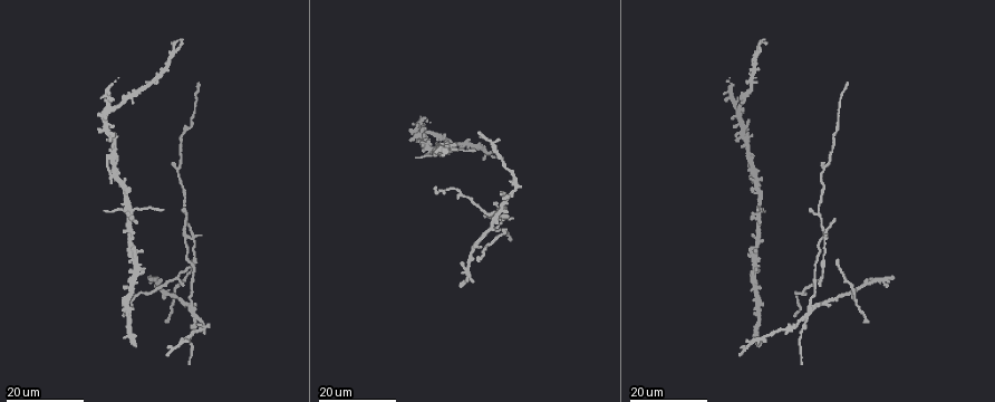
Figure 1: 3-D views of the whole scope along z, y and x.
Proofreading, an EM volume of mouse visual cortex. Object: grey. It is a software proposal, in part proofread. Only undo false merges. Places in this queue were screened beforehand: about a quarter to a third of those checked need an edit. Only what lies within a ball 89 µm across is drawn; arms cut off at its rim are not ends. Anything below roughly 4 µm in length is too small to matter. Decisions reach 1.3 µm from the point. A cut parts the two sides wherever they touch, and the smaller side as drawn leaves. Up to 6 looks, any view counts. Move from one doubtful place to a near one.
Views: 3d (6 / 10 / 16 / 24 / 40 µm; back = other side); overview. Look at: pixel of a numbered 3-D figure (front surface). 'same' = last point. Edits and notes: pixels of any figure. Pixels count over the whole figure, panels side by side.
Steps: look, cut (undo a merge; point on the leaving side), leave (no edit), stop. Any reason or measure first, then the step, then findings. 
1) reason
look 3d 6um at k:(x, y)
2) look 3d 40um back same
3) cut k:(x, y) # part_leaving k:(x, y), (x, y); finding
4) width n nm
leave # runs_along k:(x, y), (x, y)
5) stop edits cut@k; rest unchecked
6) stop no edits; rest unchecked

look 3d 16um at 1:(111, 156)

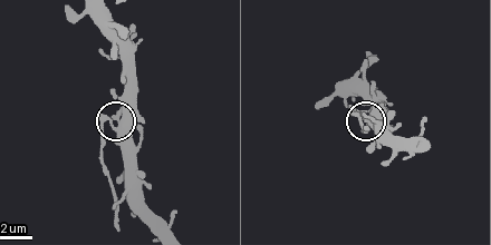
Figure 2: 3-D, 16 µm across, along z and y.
zoom in
look 3d 10um at 2:(110, 123)

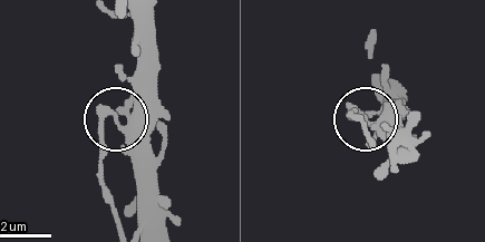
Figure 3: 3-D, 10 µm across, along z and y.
cut 3:(99, 157) # part_leaving 3:(98, 119), (98, 168), (117, 220); a second neuron is stuck on

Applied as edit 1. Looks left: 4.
look overview

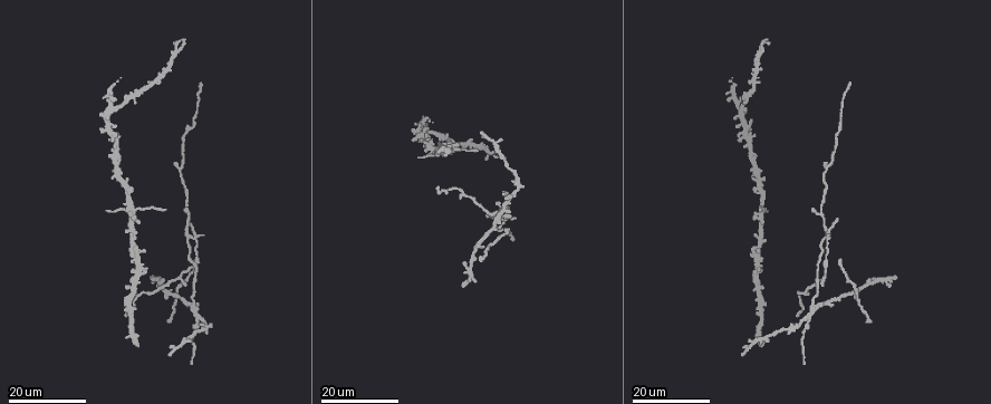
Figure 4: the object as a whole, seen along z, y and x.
look 3d 24um at 4:(113, 110)

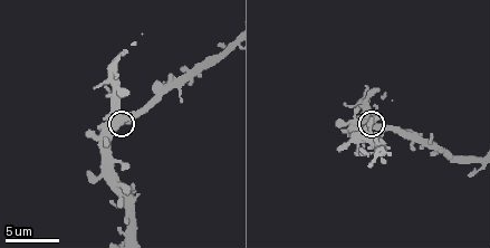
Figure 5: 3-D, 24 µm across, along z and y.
look 3d 6um at 5:(121, 117)

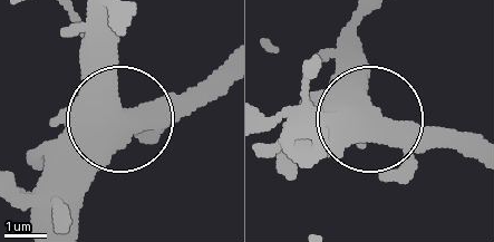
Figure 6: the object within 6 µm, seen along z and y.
other side
look 3d 6um back at 6:(377, 120)

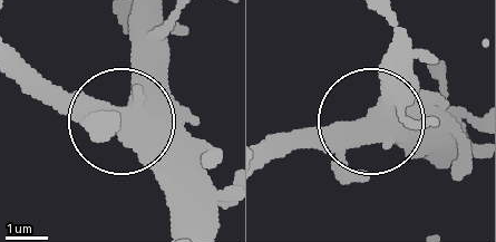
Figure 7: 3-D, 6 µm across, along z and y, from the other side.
side_arm 11 um
leave # all the same neuron

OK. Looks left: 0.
stop edits cut@3; rest unchecked

